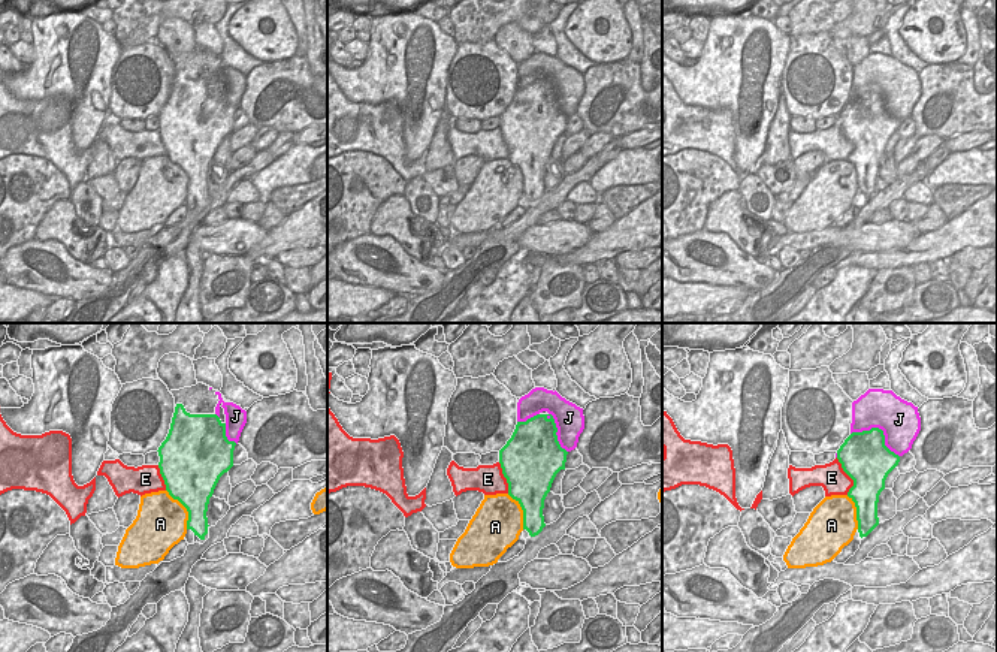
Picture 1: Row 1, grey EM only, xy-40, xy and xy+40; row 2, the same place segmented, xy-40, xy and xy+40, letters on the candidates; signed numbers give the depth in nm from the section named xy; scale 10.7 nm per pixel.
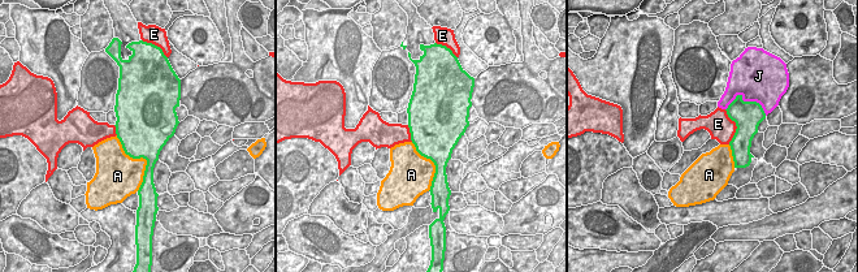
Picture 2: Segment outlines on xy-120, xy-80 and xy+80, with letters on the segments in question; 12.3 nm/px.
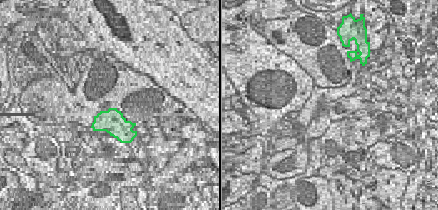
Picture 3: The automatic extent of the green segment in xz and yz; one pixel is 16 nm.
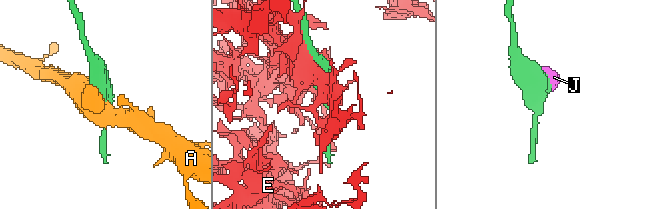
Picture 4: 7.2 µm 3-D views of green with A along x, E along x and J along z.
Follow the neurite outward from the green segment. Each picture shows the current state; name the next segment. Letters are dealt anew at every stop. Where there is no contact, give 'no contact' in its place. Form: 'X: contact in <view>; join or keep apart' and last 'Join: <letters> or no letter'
A: contact in xy-40; keep apart
E: contact in xy+40; keep apart
J: contact in xy+40; keep apart
Join: no letter

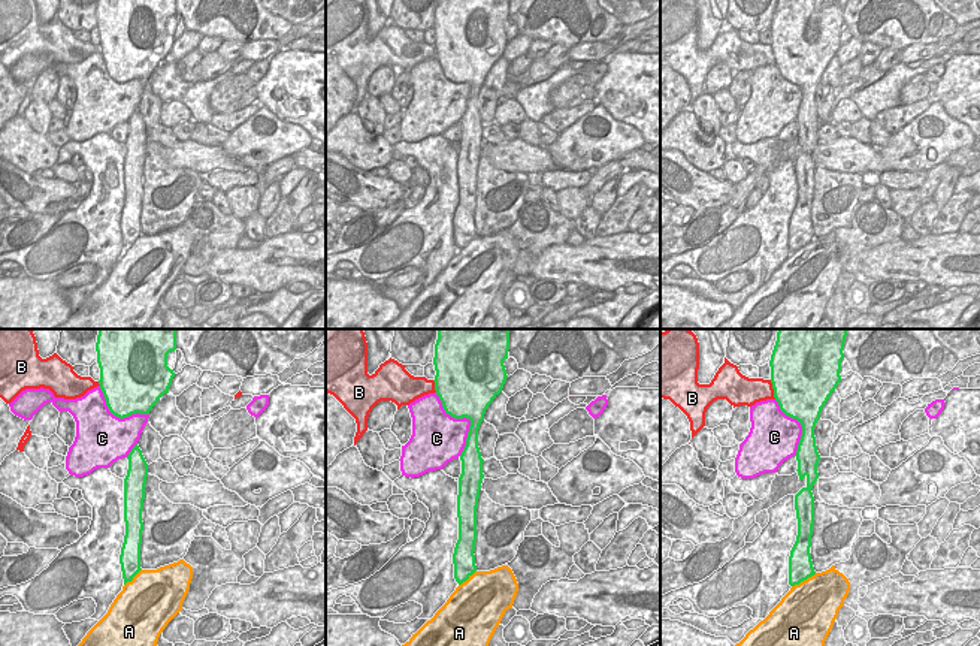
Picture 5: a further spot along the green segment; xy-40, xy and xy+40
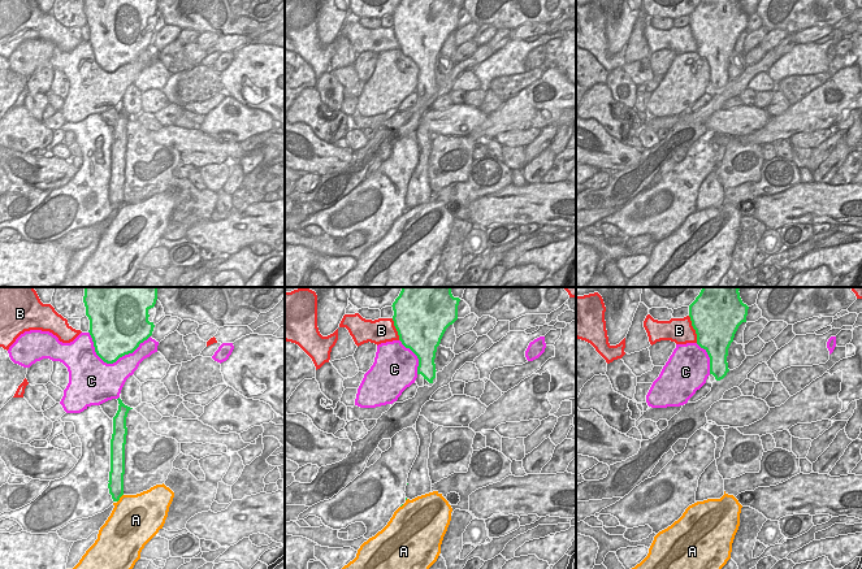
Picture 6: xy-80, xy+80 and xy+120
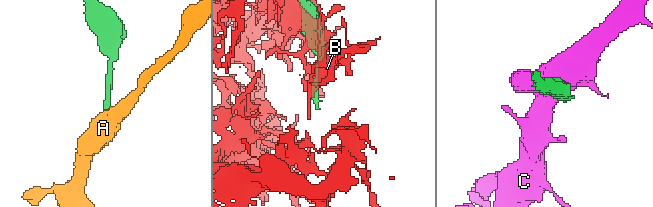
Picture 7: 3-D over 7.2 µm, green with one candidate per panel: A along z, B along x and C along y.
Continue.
A: contact in xy+40; keep apart
B: contact in xy+40; keep apart
C: contact in xy; keep apart
Join: no letter

